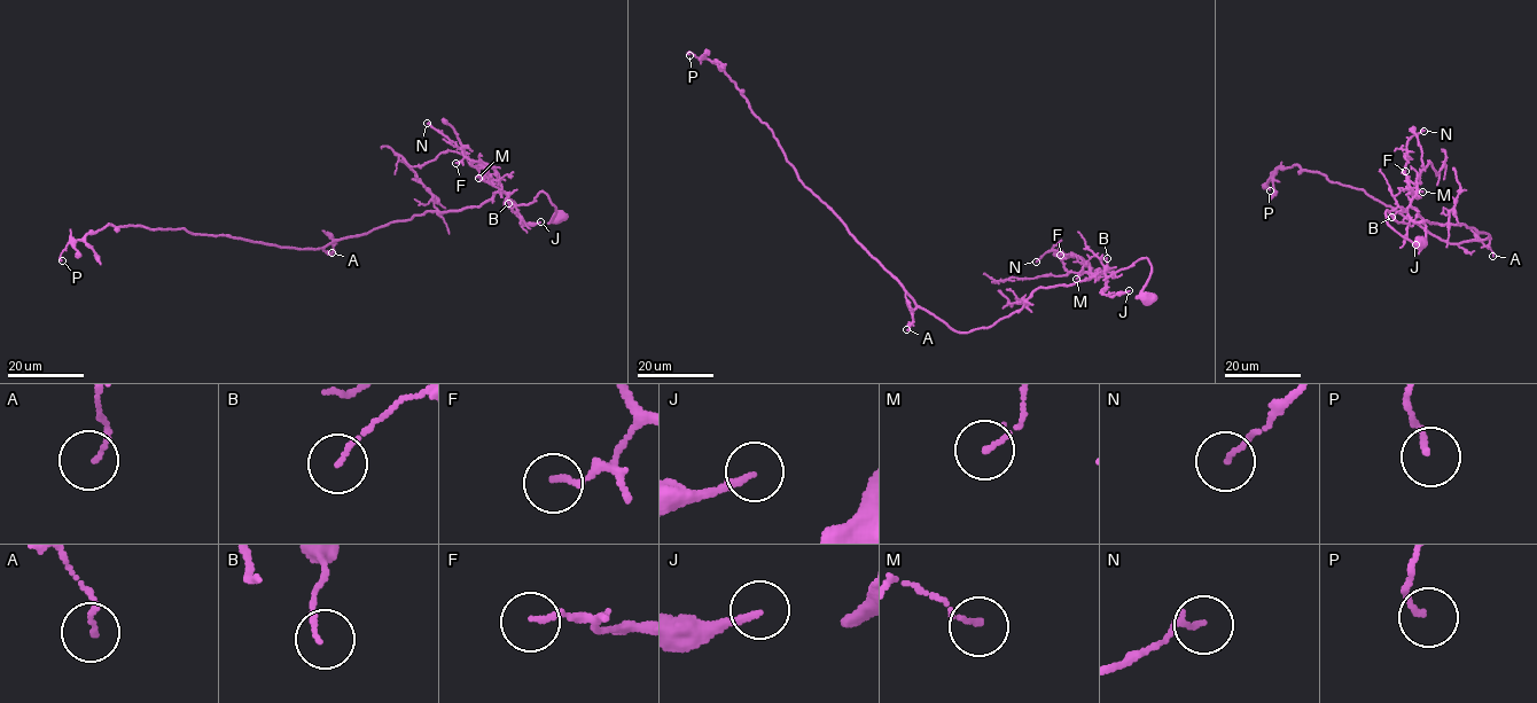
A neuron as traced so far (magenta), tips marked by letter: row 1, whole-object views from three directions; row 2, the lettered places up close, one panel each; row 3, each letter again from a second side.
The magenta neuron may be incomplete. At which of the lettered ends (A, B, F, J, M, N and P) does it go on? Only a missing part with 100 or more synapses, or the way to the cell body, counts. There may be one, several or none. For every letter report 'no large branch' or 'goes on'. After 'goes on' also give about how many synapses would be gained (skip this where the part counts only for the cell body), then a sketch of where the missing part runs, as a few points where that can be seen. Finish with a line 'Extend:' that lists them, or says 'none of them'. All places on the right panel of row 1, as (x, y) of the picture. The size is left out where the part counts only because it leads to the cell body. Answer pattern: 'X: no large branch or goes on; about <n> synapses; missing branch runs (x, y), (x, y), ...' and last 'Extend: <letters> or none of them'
A: no large branch
B: no large branch
F: no large branch
J: no large branch
M: no large branch
N: no large branch
P: no large branch
Extend: none of them

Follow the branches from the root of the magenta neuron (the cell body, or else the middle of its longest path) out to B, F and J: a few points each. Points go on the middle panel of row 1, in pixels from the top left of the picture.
B: (1145, 297), (1143, 288), (1152, 266), (1148, 258), (1141, 258), (1108, 276), (1104, 272), (1107, 258)
F: (1145, 297), (1143, 288), (1152, 266), (1148, 258), (1108, 276), (1091, 273), (1079, 257), (1060, 255)
J: (1145, 297), (1143, 288), (1152, 266), (1148, 258), (1141, 258), (1108, 275), (1101, 293), (1113, 296), (1129, 290)

